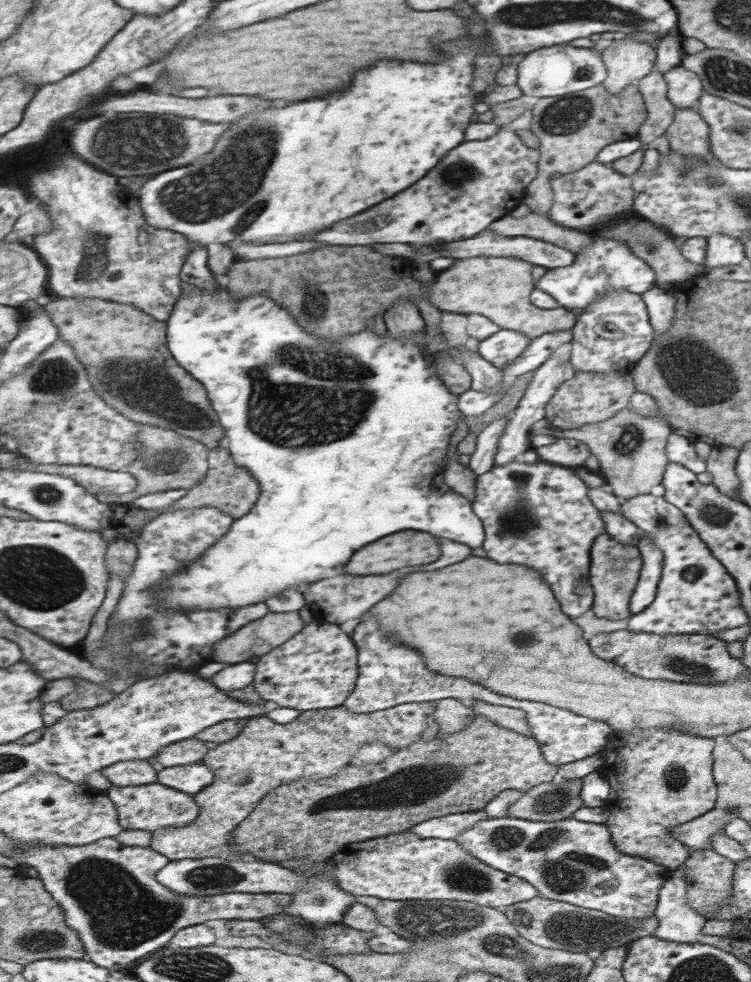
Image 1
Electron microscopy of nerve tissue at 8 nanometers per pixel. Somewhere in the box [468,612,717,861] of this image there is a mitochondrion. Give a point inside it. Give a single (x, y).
(677, 664)

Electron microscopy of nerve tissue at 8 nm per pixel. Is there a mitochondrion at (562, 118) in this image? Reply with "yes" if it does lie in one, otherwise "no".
yes

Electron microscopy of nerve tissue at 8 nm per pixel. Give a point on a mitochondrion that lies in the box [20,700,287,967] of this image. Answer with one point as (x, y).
(123, 913)

